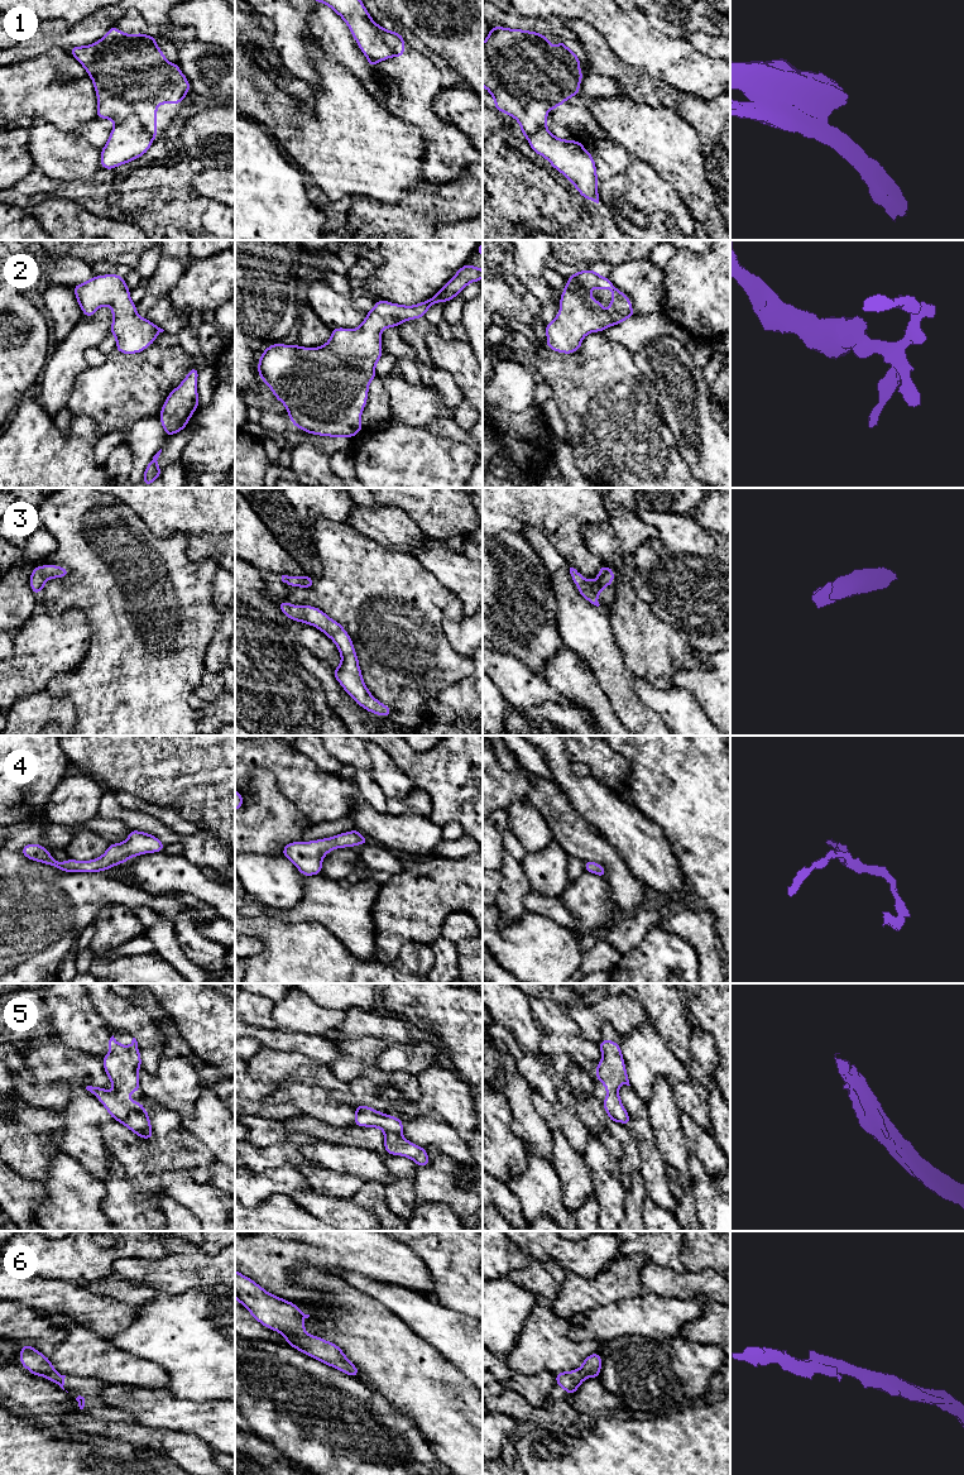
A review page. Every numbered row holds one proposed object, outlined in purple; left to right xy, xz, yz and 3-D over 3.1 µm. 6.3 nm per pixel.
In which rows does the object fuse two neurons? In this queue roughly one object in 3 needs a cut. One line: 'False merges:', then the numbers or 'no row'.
False merges: 1

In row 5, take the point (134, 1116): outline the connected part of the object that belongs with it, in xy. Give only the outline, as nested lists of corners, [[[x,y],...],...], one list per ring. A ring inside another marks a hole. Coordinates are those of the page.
[[[114,1035],[109,1040],[110,1053],[101,1060],[104,1069],[114,1084],[109,1092],[102,1087],[87,1086],[86,1090],[95,1095],[104,1107],[120,1124],[135,1132],[140,1139],[154,1139],[150,1119],[139,1101],[131,1101],[128,1096],[139,1092],[140,1082],[138,1071],[142,1068],[142,1058],[135,1038],[126,1047],[116,1041]]]

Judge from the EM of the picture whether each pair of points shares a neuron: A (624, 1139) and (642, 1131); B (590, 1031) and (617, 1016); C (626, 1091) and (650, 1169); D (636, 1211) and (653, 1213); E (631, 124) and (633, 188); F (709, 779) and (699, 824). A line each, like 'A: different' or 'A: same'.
A: different
B: same
C: same
D: different
E: different
F: same

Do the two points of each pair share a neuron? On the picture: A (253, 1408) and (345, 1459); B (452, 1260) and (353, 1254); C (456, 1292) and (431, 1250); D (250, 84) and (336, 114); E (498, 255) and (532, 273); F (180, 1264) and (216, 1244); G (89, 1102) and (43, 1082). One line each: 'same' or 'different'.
A: same
B: different
C: same
D: same
E: different
F: different
G: different

